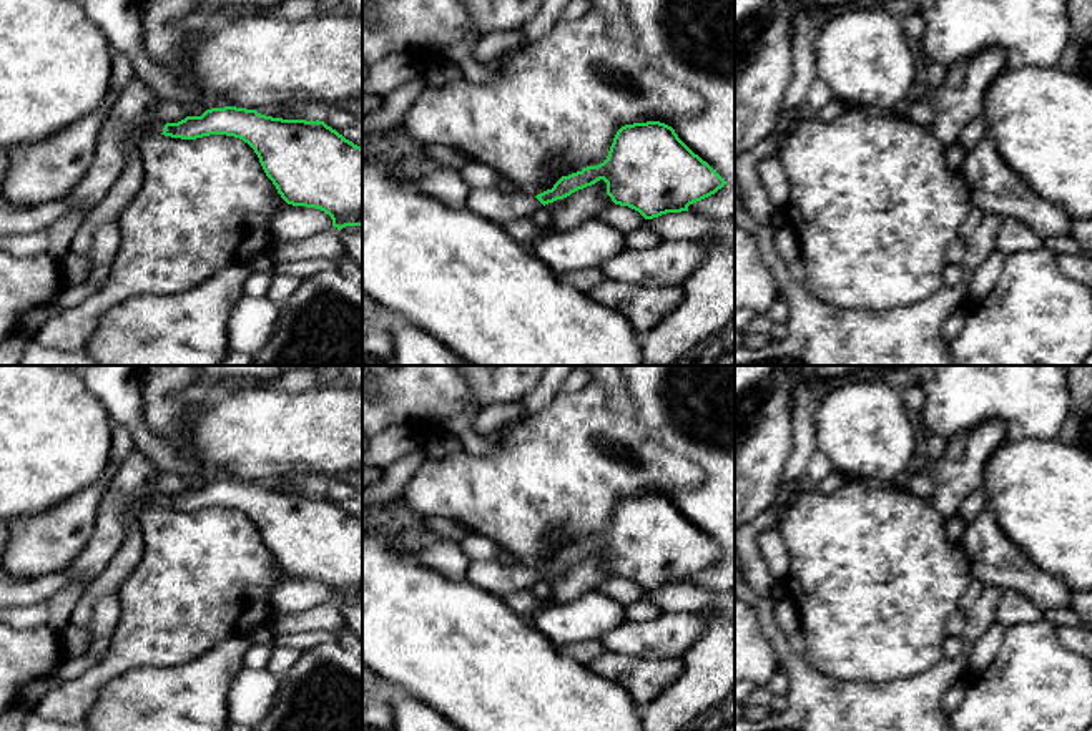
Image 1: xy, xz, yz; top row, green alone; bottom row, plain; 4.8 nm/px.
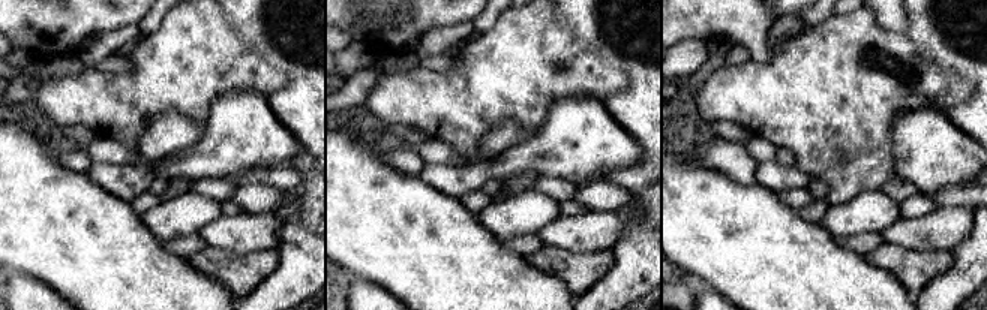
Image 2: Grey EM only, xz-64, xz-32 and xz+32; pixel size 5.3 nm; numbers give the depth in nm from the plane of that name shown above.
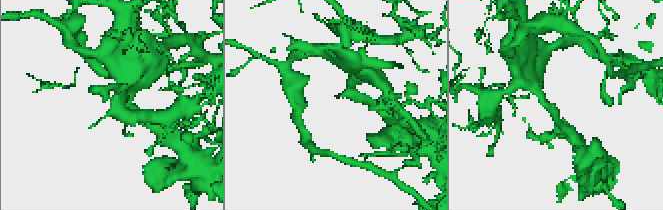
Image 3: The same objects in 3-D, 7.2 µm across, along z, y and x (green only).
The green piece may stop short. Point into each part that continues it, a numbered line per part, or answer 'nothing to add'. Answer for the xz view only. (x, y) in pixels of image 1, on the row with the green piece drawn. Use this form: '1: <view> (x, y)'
1: xz (497, 206)

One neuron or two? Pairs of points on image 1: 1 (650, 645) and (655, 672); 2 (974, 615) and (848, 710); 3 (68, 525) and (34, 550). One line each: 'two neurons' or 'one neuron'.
1: two neurons
2: one neuron
3: one neuron

